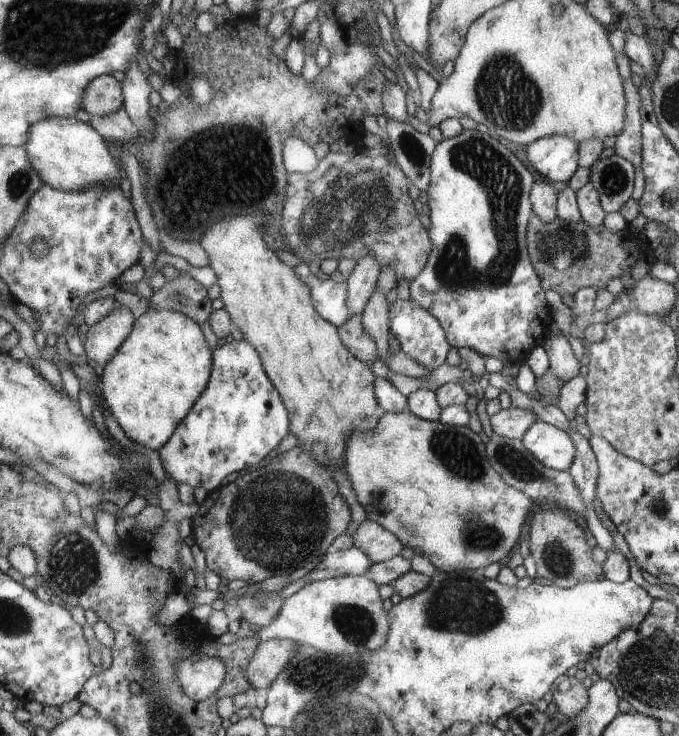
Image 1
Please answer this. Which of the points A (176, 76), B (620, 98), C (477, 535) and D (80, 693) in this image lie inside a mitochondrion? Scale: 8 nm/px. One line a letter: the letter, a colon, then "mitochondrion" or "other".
A: other
B: other
C: mitochondrion
D: other

